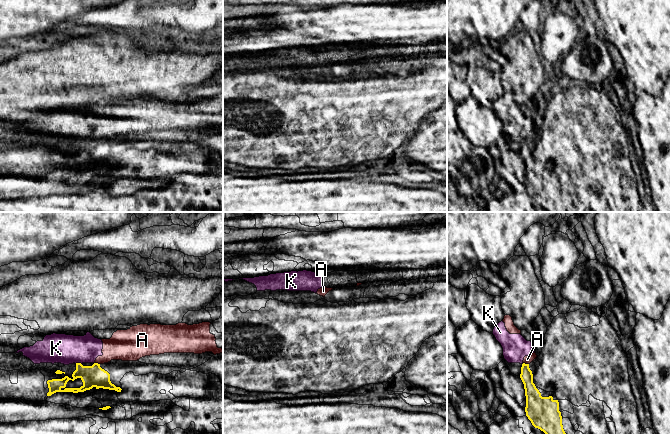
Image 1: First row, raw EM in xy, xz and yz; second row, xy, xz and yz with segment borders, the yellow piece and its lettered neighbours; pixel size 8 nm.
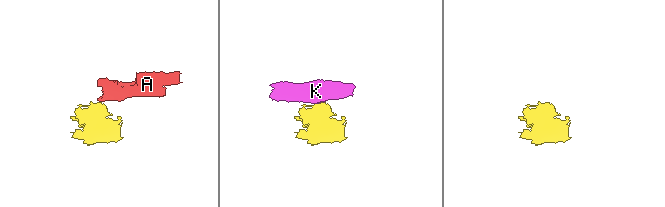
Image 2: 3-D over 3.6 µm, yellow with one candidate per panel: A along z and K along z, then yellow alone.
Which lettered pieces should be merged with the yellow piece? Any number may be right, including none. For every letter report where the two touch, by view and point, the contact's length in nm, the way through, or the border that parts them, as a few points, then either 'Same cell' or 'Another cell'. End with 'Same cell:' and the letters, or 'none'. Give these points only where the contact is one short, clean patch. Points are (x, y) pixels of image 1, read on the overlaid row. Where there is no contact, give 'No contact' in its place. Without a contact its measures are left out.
A: Touches yellow at xy (97, 363). Shared border 50 nm. Boundary: xy (94, 362), (99, 364). Another cell
K: Touches yellow at xy (78, 363). Shared border 60 nm. Boundary: xy (75, 363), (81, 364). Another cell
Same cell: none

